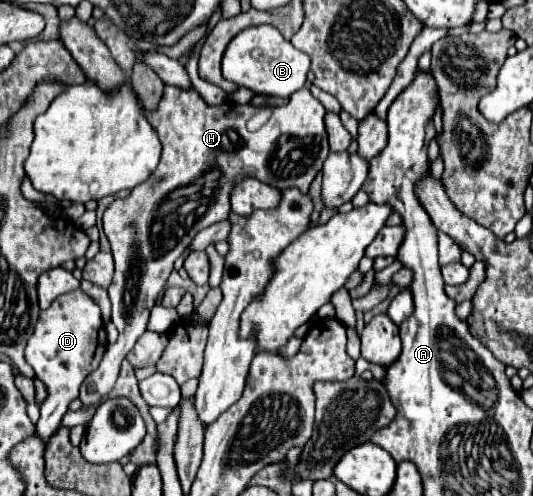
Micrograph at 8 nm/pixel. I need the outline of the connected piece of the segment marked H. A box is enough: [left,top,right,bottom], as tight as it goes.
[79,84,329,408]

